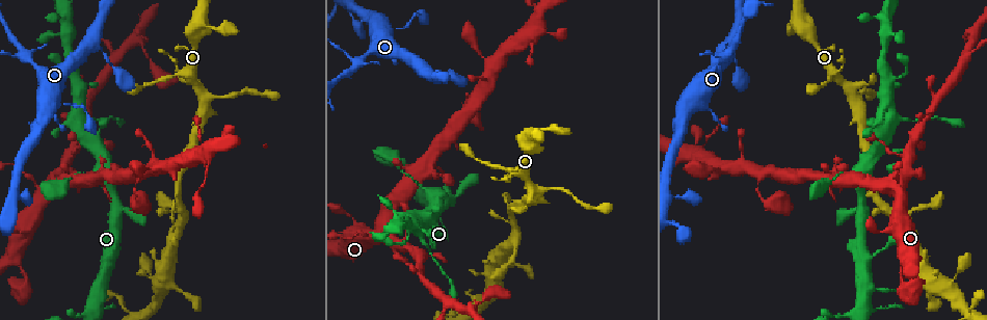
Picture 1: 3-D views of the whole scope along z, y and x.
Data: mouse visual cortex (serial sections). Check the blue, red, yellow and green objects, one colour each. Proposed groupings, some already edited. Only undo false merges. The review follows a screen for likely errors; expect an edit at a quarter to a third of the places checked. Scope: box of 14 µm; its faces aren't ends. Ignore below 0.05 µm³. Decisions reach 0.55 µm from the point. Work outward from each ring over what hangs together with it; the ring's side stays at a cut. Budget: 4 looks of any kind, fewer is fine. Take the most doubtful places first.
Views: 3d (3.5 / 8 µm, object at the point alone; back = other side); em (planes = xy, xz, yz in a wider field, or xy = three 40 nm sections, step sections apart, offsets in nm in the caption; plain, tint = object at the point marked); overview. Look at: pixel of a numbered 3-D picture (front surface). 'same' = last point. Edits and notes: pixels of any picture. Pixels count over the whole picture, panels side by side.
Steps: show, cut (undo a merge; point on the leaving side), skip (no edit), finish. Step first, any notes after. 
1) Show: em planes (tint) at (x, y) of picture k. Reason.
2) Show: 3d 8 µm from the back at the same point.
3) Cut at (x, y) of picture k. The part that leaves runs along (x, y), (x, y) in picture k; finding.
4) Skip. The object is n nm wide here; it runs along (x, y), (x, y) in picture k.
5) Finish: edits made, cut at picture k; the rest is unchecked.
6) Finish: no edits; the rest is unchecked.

Show: 3d 3.5 µm at (26, 54) of picture 1. Side arm on a straight run.

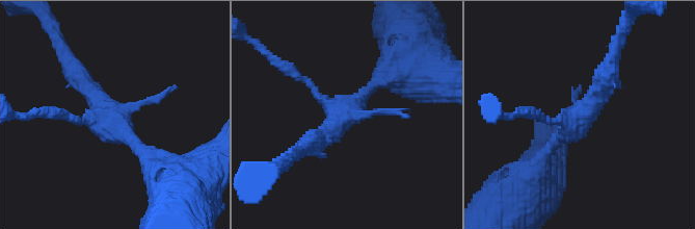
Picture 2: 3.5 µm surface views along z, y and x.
Show: em planes (tint) at (113, 121) of picture 2. Now the EM.

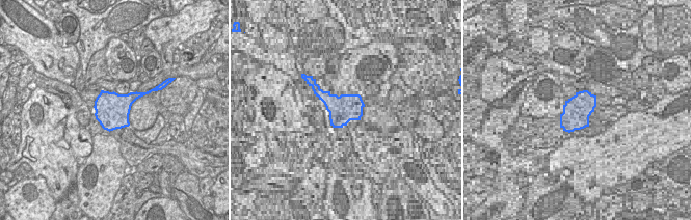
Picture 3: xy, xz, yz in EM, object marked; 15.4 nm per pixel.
Skip. It runs along (155, 168), (75, 72) in picture 2; all the same cell.

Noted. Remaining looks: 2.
Show: 3d 3.5 µm at (908, 118) of picture 1. Calibre changes.

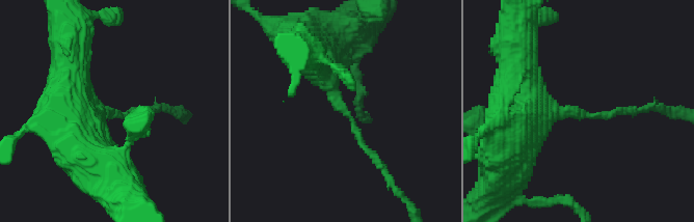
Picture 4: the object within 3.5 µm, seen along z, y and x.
Show: em xy step 1 (tint) at (109, 112) of picture 4. The arms are 100, 600 nm wide; now the EM.

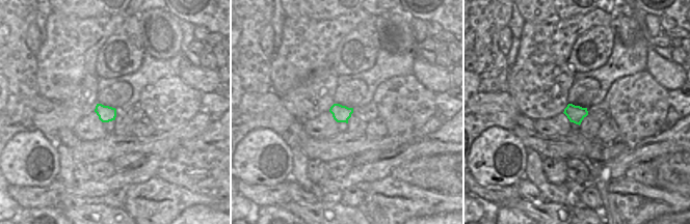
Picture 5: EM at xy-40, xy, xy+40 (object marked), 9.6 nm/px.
Skip. It runs along (317, 53), (352, 131), (378, 162) in picture 4; all the same cell.

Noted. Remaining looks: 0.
Finish: no edits; the rest is unchecked.

